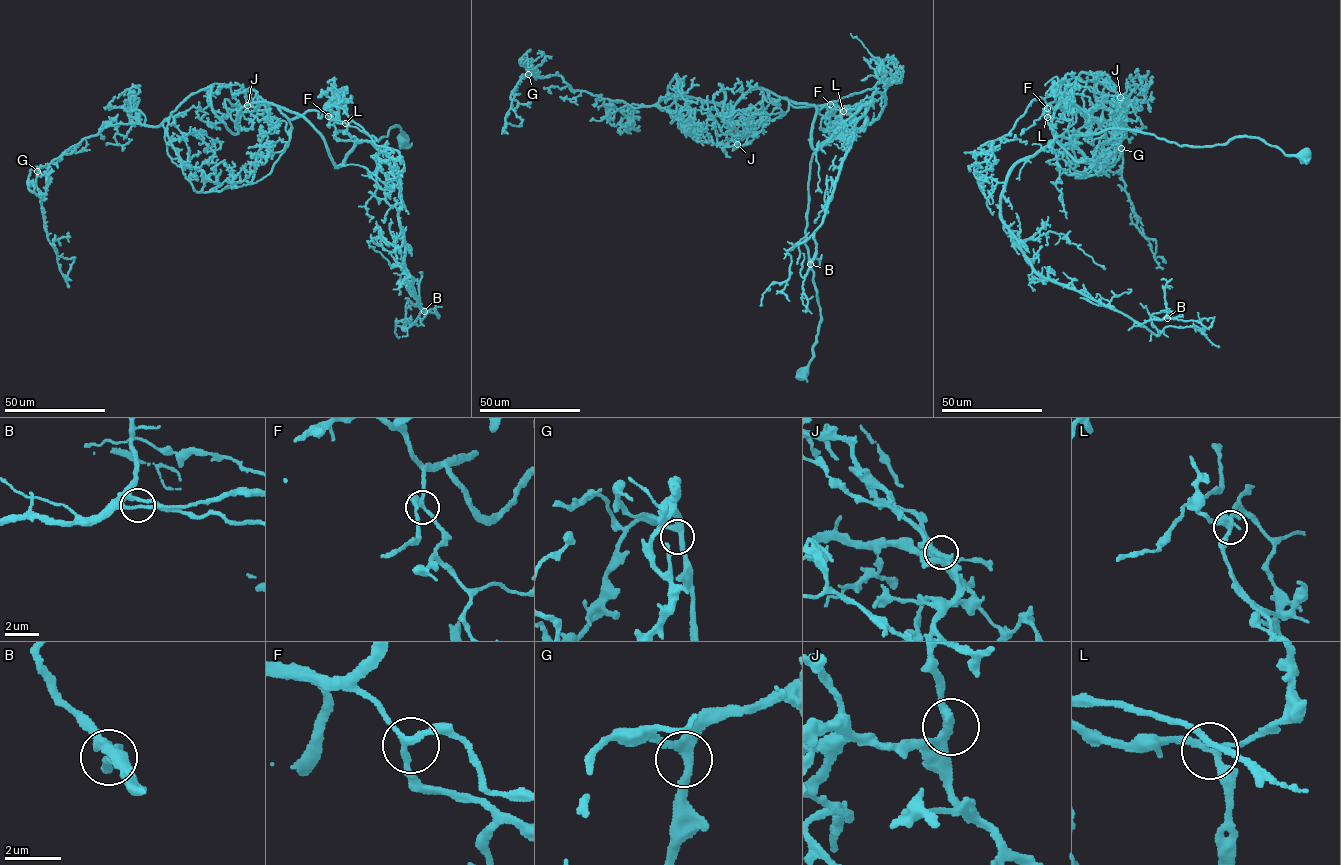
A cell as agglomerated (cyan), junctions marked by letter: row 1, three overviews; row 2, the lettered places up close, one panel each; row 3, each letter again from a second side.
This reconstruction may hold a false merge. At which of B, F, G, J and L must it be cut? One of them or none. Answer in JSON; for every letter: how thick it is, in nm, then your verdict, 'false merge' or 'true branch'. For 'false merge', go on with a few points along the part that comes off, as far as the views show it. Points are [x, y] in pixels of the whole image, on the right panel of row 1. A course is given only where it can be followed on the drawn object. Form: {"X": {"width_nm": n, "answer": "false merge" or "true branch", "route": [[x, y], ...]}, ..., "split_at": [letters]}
{"B": {"width_nm": 160, "answer": "true branch"}, "F": {"width_nm": 190, "answer": "true branch"}, "G": {"width_nm": 280, "answer": "true branch"}, "J": {"width_nm": 280, "answer": "true branch"}, "L": {"width_nm": 200, "answer": "true branch"}, "split_at": []}

